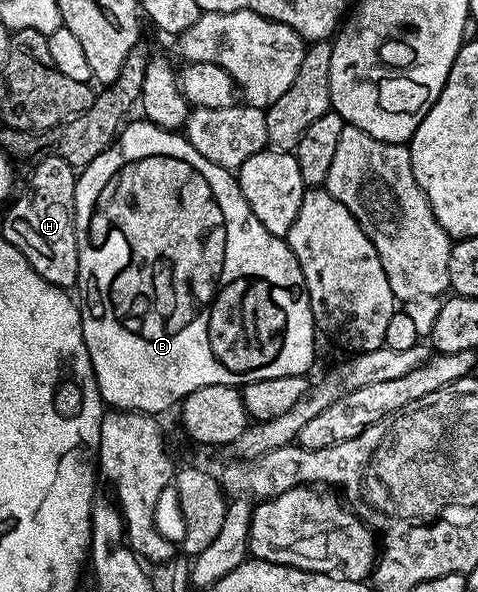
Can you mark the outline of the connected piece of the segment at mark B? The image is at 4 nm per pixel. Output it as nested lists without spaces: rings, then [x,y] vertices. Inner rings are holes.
[[[145,120],[137,121],[138,122],[132,123],[131,126],[129,126],[129,124],[123,125],[116,140],[111,142],[106,150],[100,152],[91,163],[88,163],[87,166],[80,170],[74,183],[74,231],[76,232],[76,244],[78,245],[78,284],[76,287],[76,298],[80,303],[80,309],[82,311],[84,344],[88,348],[88,356],[92,360],[92,368],[98,381],[98,391],[100,392],[103,403],[105,403],[107,407],[116,410],[134,410],[137,414],[162,416],[162,413],[164,413],[169,406],[177,407],[186,395],[196,392],[196,388],[204,388],[208,384],[224,384],[225,386],[241,388],[256,380],[272,380],[272,376],[309,375],[311,373],[309,371],[310,365],[314,362],[316,327],[314,317],[312,316],[312,308],[310,307],[308,288],[304,284],[304,272],[300,272],[300,264],[296,260],[296,256],[292,252],[290,245],[286,242],[286,239],[272,236],[272,232],[268,232],[268,228],[264,228],[264,224],[260,224],[260,220],[256,220],[252,208],[248,208],[248,204],[244,200],[244,196],[238,187],[235,175],[231,173],[231,171],[212,164],[212,160],[204,160],[204,156],[200,156],[200,152],[196,152],[196,148],[192,148],[190,141],[181,133],[173,130],[162,130],[156,124]]]

